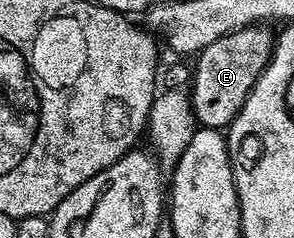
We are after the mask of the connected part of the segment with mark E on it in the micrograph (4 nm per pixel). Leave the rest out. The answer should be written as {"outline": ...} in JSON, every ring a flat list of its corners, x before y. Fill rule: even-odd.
{"outline":[[254,25,232,31,219,37,219,41,211,41,211,45,204,47,196,56,197,68,191,71,191,98,200,126,225,129,233,122,255,81,261,76,261,70,273,55,275,35,267,28,265,25]]}

